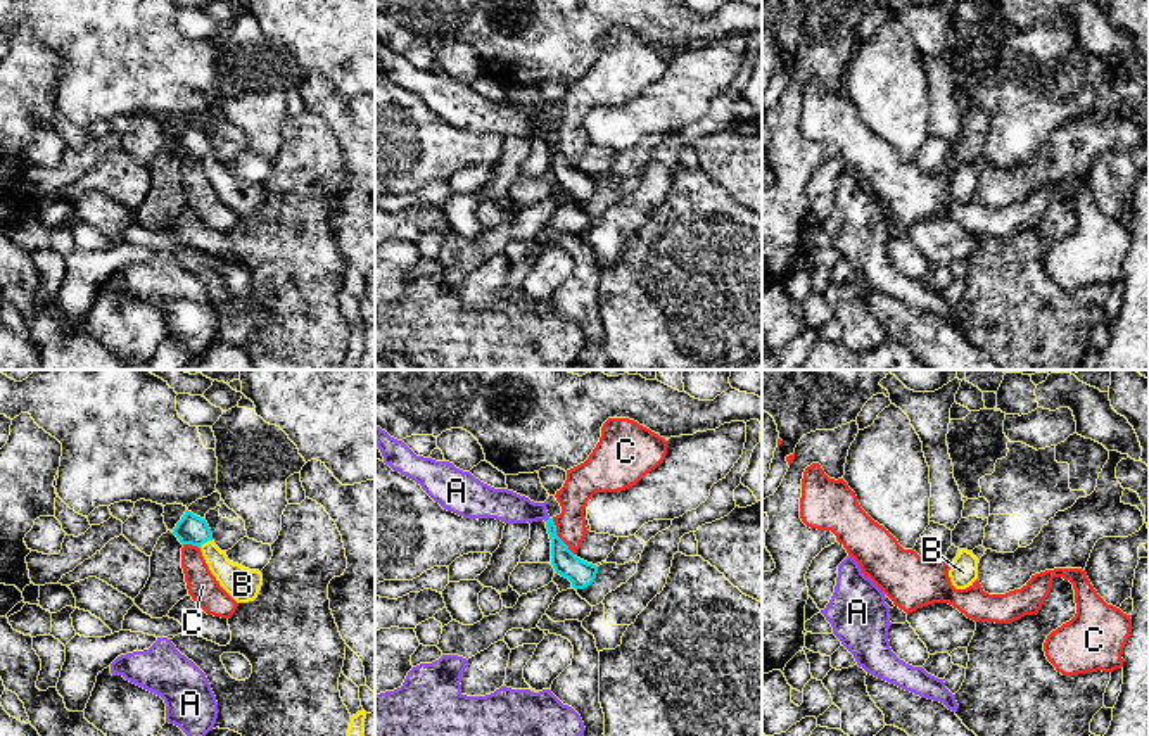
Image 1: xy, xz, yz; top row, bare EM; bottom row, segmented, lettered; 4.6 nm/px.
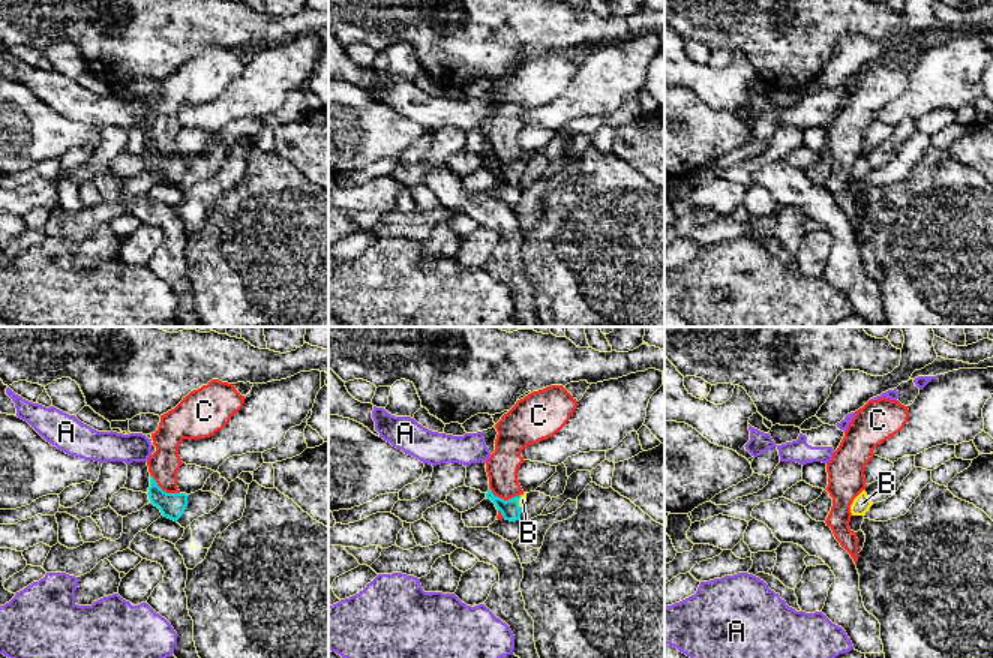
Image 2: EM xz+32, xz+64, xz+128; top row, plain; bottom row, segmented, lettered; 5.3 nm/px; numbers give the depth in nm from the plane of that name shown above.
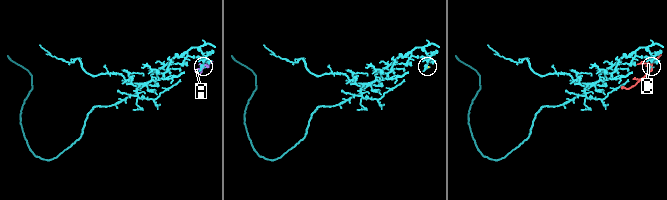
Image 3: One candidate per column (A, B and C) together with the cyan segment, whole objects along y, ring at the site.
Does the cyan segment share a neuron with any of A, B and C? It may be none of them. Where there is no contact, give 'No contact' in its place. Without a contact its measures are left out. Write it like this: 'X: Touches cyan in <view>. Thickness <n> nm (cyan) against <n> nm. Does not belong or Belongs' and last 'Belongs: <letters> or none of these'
A: No contact. Does not belong
B: Touches cyan in xy. Thickness 140 nm (cyan) against 150 nm. Belongs
C: Touches cyan in xz. Thickness 120 nm (cyan) against 140 nm. Does not belong
Belongs: B

